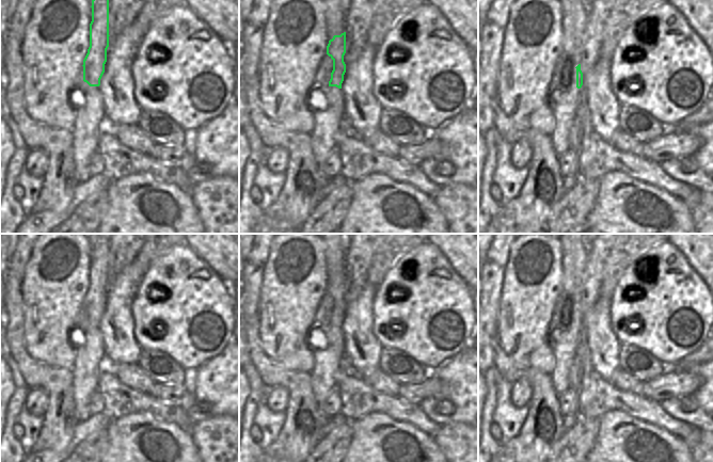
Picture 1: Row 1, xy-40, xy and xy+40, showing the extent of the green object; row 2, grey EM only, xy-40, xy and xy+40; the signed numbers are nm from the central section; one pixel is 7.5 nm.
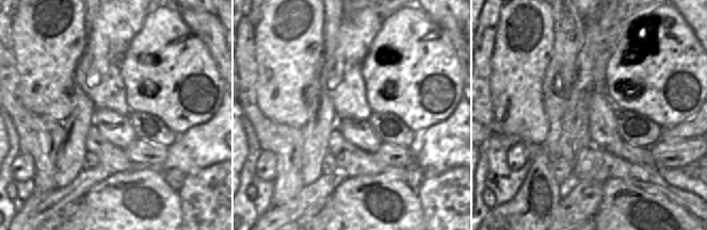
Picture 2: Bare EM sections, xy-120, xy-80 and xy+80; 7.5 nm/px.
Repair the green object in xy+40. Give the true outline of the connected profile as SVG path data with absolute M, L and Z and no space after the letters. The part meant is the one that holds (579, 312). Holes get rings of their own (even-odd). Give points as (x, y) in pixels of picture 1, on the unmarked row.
M579 303L572 312L570 326L559 335L549 336L549 346L555 356L555 367L551 373L551 382L557 396L560 396L570 387L568 373L579 344L582 324L583 312L581 303Z

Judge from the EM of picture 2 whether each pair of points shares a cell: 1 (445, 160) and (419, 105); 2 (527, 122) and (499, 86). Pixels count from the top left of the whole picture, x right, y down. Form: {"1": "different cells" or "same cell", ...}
{"1": "different cells", "2": "same cell"}

